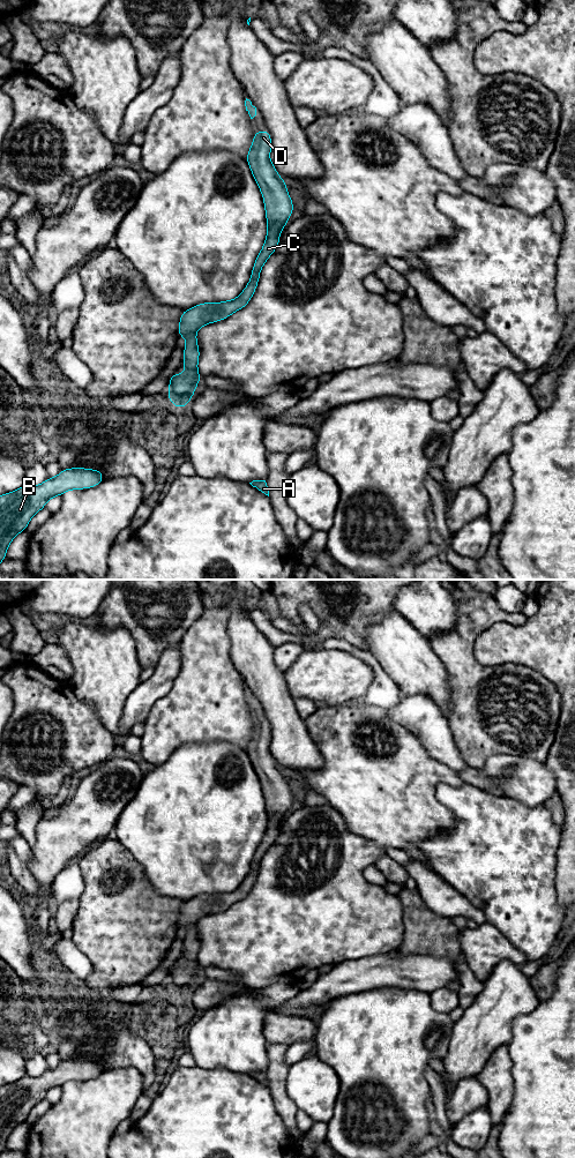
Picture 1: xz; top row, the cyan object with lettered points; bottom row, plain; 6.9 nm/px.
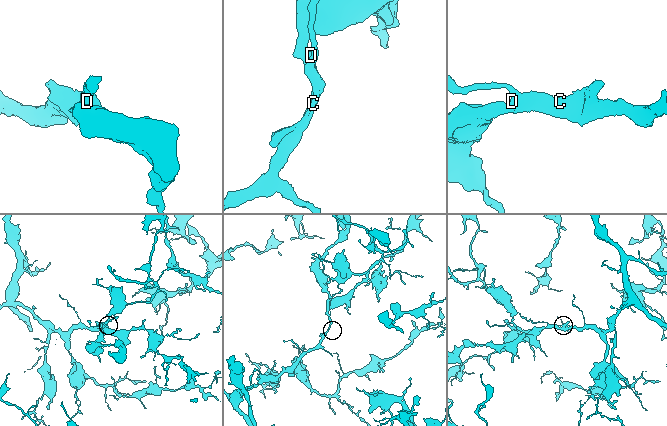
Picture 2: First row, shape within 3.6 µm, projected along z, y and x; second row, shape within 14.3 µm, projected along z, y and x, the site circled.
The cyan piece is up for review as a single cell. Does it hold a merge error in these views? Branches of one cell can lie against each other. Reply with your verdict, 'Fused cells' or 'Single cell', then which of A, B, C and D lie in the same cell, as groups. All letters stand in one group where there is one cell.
Single cell. Groups: A B C D

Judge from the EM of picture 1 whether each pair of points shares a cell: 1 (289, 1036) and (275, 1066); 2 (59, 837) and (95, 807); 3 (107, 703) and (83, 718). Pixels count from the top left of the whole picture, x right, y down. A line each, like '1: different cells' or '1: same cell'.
1: different cells
2: same cell
3: different cells

